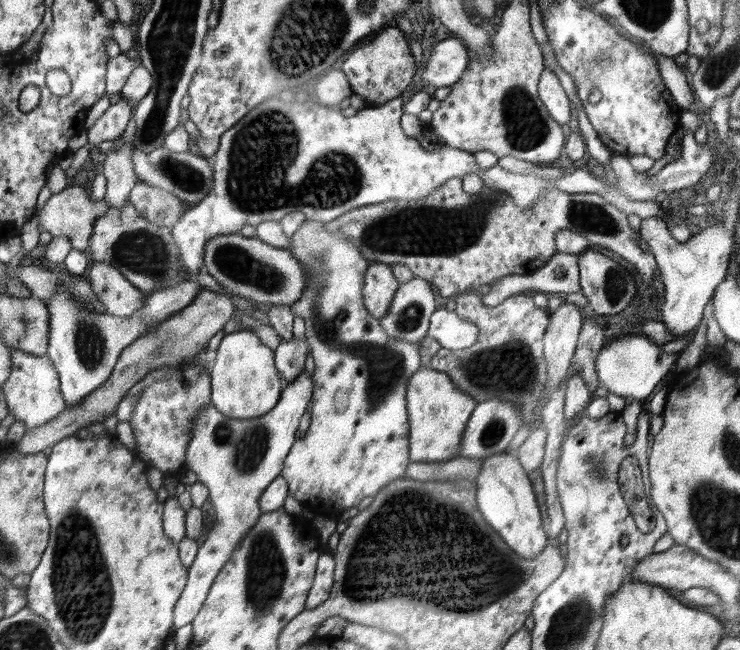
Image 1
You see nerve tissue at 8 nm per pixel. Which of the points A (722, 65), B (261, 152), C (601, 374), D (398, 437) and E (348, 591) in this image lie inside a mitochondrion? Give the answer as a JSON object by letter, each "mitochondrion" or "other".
{"A":"mitochondrion","B":"mitochondrion","C":"other","D":"other","E":"mitochondrion"}

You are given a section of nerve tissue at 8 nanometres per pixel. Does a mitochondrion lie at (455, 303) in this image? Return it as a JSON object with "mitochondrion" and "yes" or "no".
{"mitochondrion":"no"}

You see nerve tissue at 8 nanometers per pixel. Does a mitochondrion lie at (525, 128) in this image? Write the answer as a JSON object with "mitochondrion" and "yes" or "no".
{"mitochondrion":"yes"}

